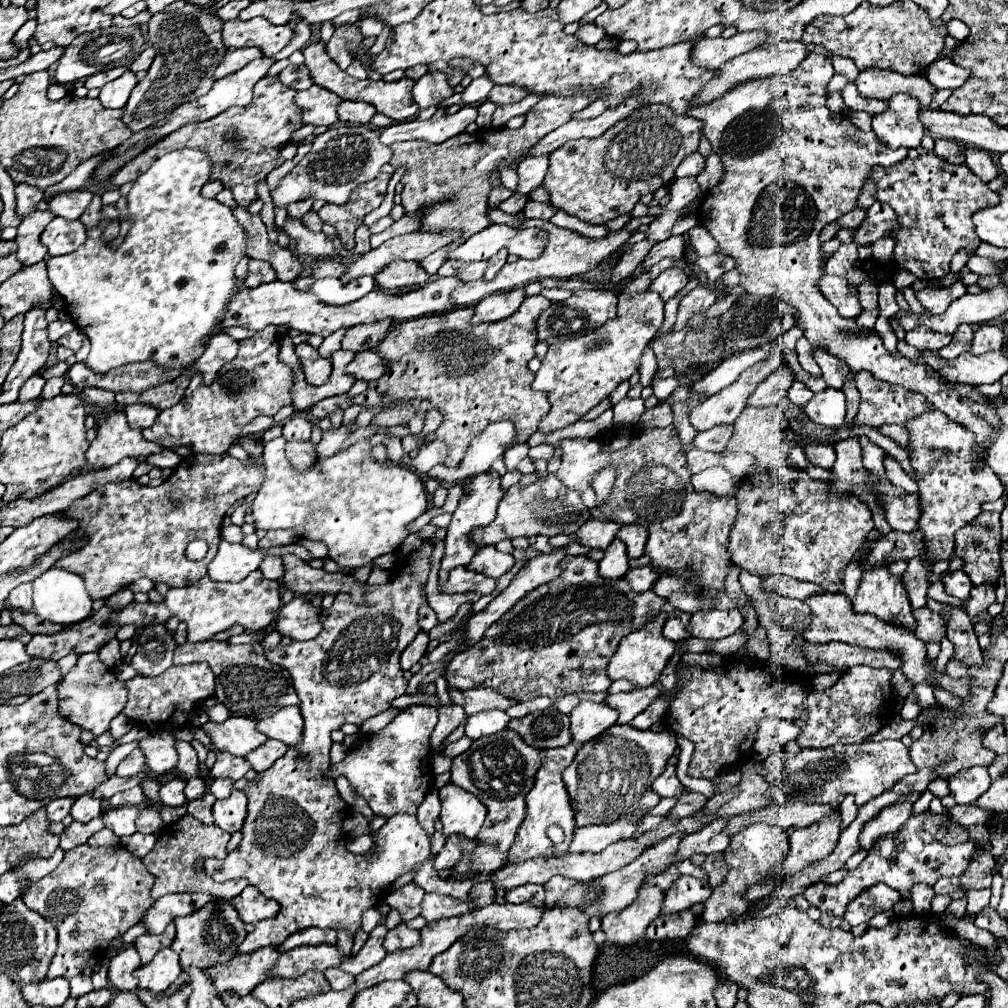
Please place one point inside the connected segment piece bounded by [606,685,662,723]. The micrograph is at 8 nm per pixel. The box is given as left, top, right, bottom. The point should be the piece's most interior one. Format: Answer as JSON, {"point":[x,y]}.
{"point":[630,704]}

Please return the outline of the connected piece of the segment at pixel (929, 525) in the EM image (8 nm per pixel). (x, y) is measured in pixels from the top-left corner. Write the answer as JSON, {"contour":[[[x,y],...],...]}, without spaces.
{"contour":[[[930,411],[912,419],[906,429],[912,439],[910,459],[920,485],[918,495],[922,517],[918,521],[918,529],[926,539],[928,551],[924,555],[930,555],[934,561],[950,559],[954,549],[954,533],[980,515],[980,505],[984,501],[996,501],[1002,497],[1004,487],[1000,487],[1000,481],[992,475],[992,471],[988,471],[988,467],[974,471],[972,465],[980,463],[980,451],[984,451],[984,445],[976,447],[974,435],[952,423],[942,411]]]}

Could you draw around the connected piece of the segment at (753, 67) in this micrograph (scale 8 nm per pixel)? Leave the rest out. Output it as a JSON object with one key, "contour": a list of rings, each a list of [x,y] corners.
{"contour":[[[784,41],[784,43],[774,43],[768,47],[758,47],[754,51],[748,51],[744,55],[724,63],[724,67],[718,67],[716,79],[712,79],[712,83],[708,83],[708,87],[704,87],[704,91],[700,91],[700,95],[696,95],[696,103],[706,103],[708,99],[716,99],[716,97],[724,95],[724,91],[730,91],[736,83],[742,83],[744,79],[762,79],[762,77],[790,73],[806,57],[808,57],[808,51],[806,51],[806,45],[802,41]]]}

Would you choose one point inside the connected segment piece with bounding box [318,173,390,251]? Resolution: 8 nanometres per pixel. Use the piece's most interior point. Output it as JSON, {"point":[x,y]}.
{"point":[346,218]}

